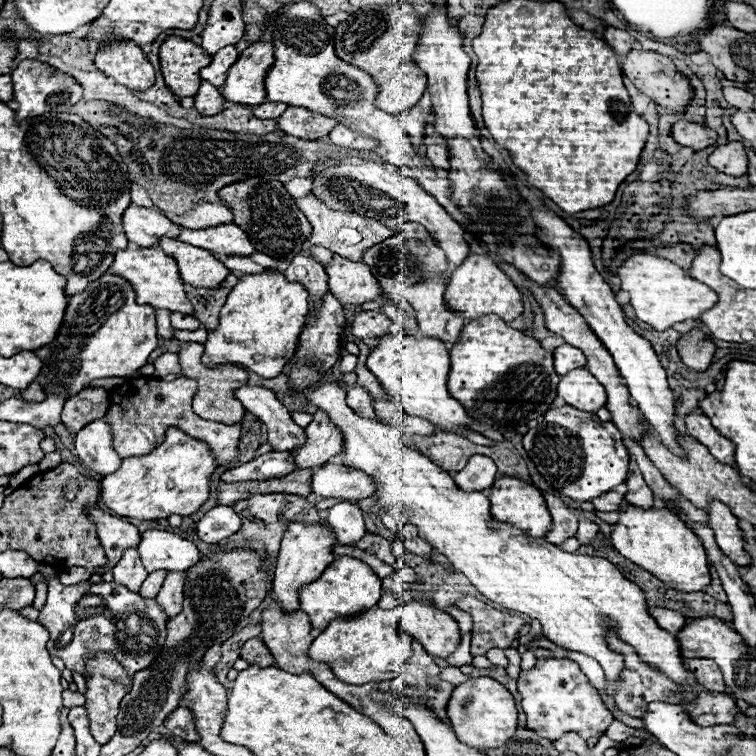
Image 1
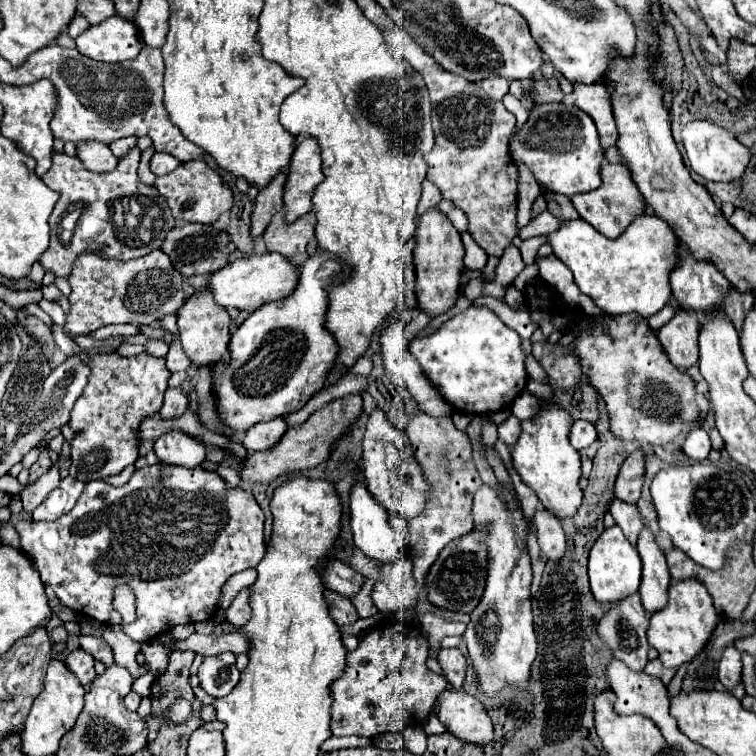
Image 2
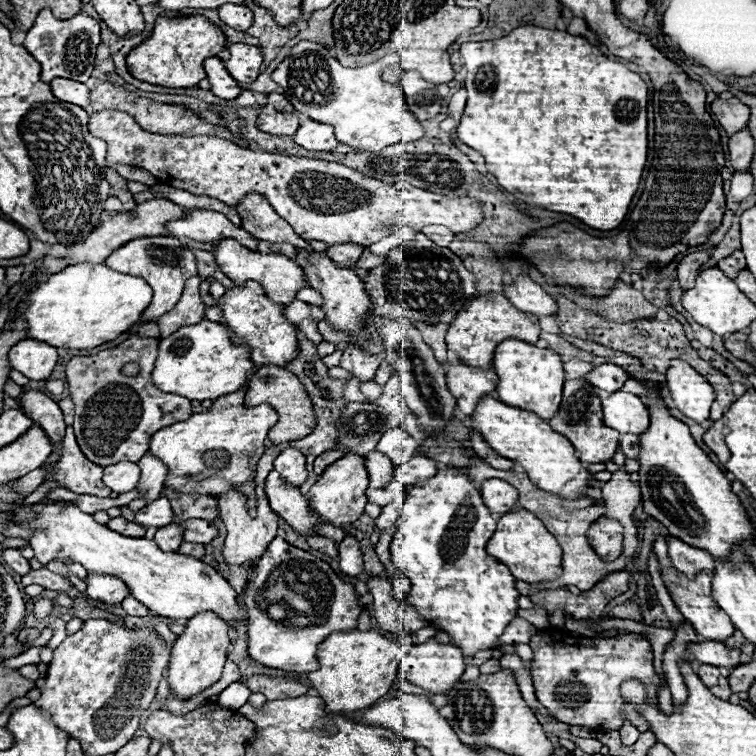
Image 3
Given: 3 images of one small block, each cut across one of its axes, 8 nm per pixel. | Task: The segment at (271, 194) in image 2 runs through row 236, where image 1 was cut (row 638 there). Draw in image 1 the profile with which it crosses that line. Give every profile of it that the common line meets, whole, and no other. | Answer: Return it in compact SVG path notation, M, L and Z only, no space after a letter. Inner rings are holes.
M252 638L244 644L242 648L242 658L248 662L248 664L256 664L260 668L268 668L274 664L274 658L270 654L270 650L264 646L262 640L258 638Z

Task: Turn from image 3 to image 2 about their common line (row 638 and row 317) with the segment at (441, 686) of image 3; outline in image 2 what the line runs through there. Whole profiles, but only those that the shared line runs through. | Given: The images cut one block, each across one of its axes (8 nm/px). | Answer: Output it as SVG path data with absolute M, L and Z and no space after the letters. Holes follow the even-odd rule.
M436 208L424 212L420 218L416 218L416 222L416 300L420 310L424 310L430 318L436 318L438 314L448 312L456 304L460 290L460 274L464 268L464 246L460 240L460 232Z

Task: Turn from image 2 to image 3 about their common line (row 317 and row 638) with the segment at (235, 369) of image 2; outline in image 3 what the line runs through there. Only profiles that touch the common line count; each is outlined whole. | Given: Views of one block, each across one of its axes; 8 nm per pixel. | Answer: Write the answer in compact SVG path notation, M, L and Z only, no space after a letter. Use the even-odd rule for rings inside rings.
M282 536L272 540L266 554L254 566L244 606L248 608L248 654L268 668L280 668L286 672L314 672L318 668L316 648L320 642L332 632L355 630L362 612L352 584L338 578L324 560L290 546Z

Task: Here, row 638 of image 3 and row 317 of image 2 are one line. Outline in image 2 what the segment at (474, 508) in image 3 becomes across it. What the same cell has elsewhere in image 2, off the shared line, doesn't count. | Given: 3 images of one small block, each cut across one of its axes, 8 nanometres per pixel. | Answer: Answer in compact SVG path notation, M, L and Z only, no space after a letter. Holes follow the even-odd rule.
M470 306L426 338L410 342L412 356L420 362L436 390L456 410L472 414L498 412L512 404L528 382L520 336L488 308Z

